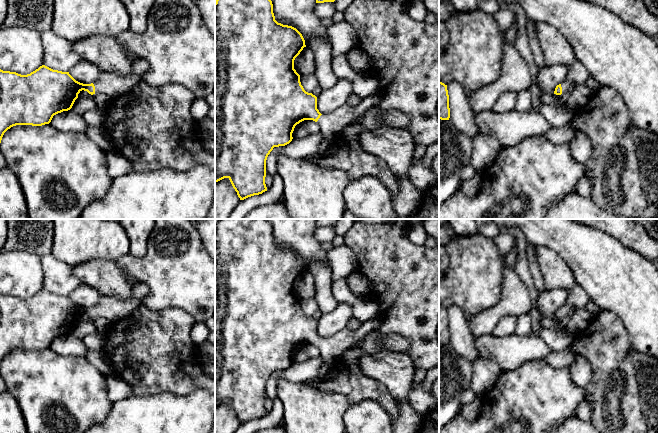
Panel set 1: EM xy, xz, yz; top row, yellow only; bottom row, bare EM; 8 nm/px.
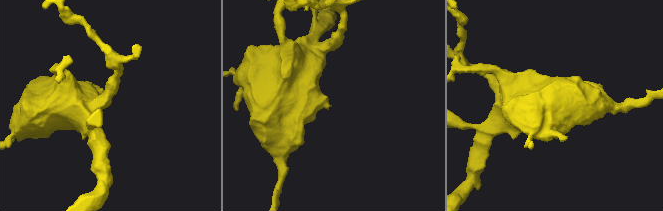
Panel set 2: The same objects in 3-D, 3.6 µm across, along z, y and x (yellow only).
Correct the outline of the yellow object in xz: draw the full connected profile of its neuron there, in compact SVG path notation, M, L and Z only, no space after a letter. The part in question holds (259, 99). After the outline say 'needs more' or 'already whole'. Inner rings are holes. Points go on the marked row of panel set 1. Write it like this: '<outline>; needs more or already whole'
M216 0L215 2L215 183L228 178L237 192L240 200L262 194L267 191L265 184L266 160L274 147L289 144L292 133L297 124L304 120L313 120L320 126L320 132L327 140L333 140L346 126L354 123L366 111L374 107L379 101L378 90L362 99L355 107L347 104L337 108L329 114L321 114L317 109L317 97L304 90L300 82L300 75L294 69L294 60L306 47L302 34L294 27L283 25L275 20L271 0Z; needs more

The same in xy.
M45 65L40 66L38 69L27 75L21 75L16 72L3 71L0 69L0 143L4 133L13 126L42 126L49 124L54 115L63 111L68 111L72 108L75 100L78 98L78 94L82 90L87 91L91 95L102 93L110 98L116 98L132 90L141 80L142 77L134 73L128 76L120 76L113 73L103 72L96 82L83 84L76 81L69 72L53 70Z; needs more

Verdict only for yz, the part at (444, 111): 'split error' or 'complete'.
complete

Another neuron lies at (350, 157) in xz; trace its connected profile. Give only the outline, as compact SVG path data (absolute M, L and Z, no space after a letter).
M372 107L360 116L354 123L346 126L332 140L336 146L334 154L329 156L311 156L310 159L321 168L340 169L350 181L364 176L376 177L390 191L394 198L399 194L400 186L397 176L390 170L386 162L379 157L366 152L360 142L362 132L379 127L405 129L410 118L397 110L381 113Z

